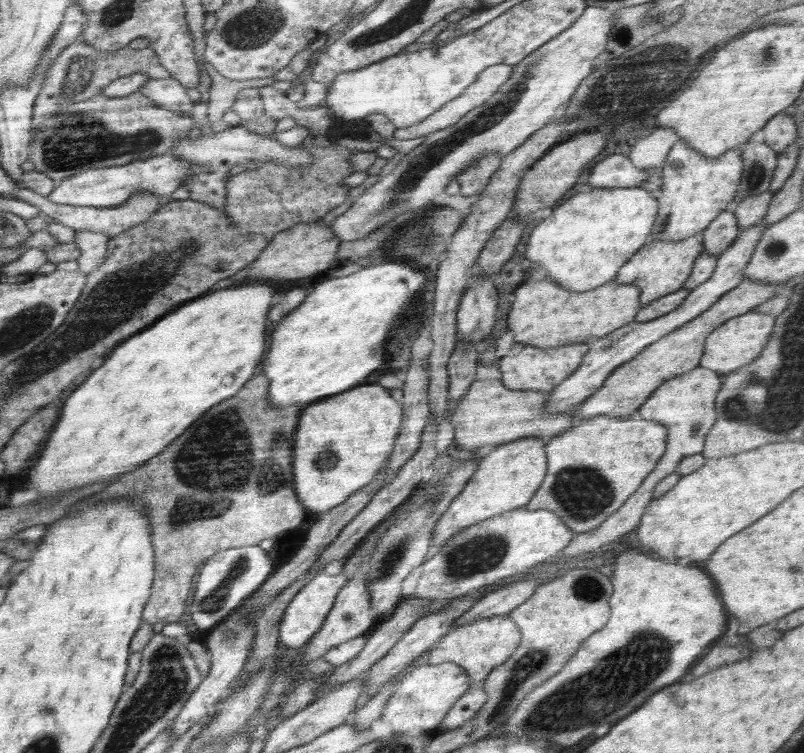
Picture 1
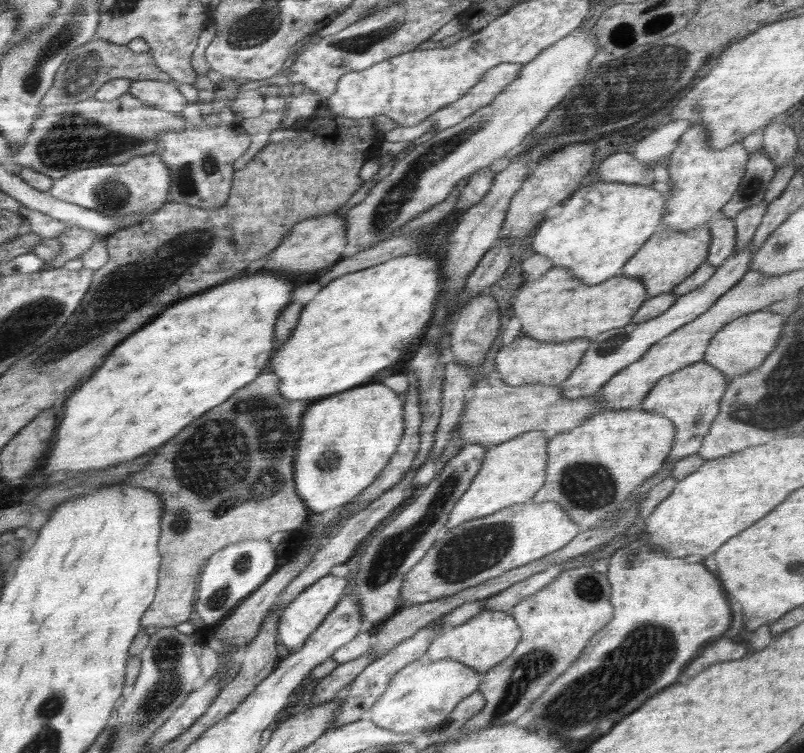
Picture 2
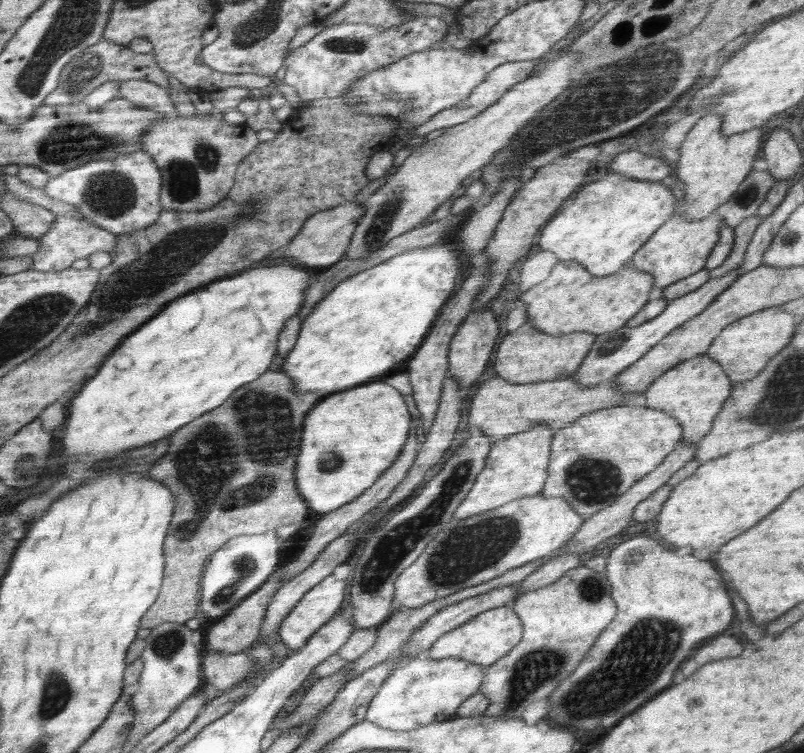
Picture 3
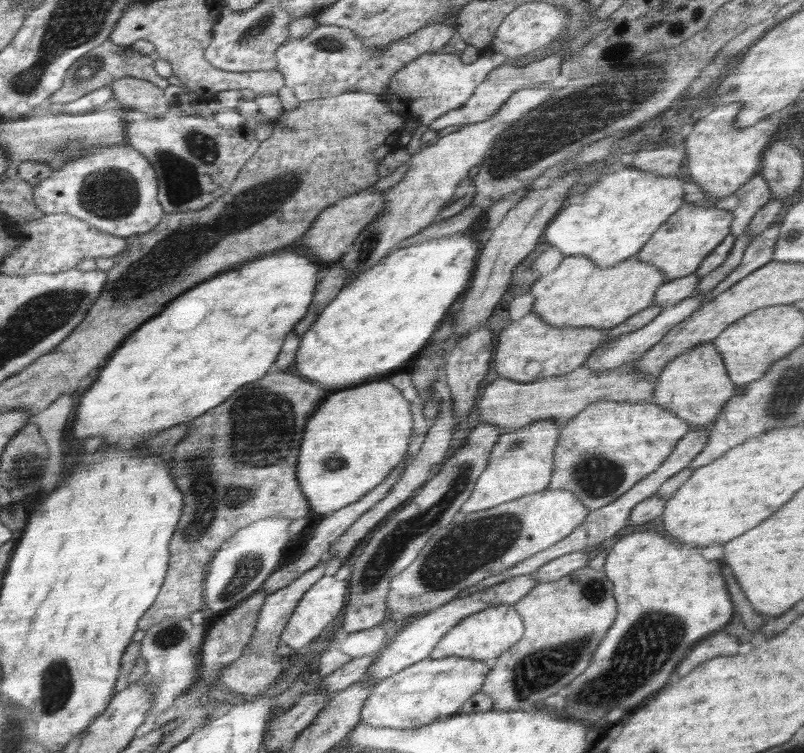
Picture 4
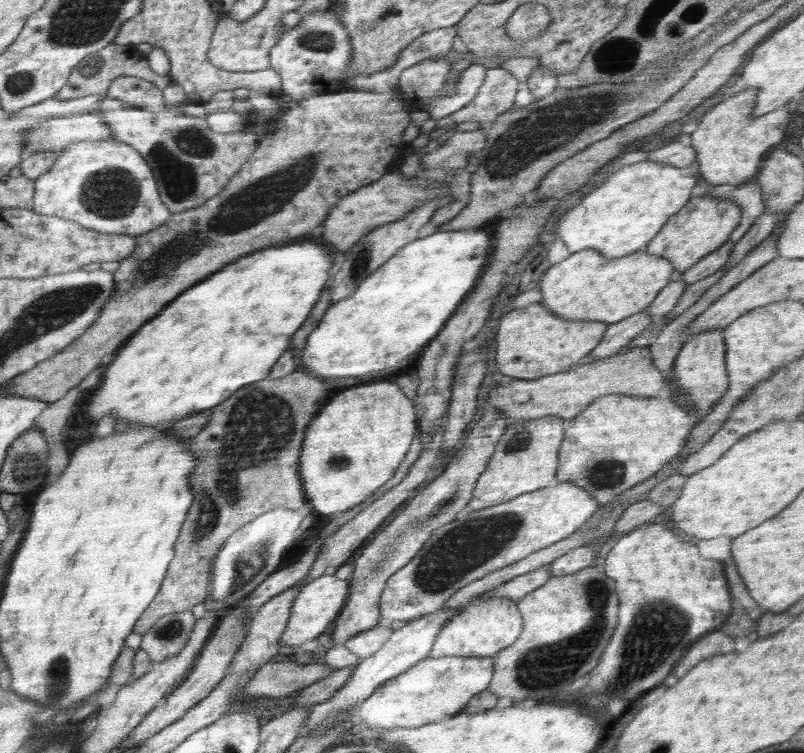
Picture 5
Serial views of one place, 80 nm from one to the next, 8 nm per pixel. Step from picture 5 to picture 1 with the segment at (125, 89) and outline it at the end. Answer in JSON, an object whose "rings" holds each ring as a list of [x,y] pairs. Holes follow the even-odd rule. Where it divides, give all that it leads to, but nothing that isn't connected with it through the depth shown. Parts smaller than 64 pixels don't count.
{"rings":[[[174,77],[166,80],[151,79],[138,91],[138,94],[148,96],[159,107],[170,109],[183,115],[191,115],[196,105],[188,95],[187,89],[179,84]]]}

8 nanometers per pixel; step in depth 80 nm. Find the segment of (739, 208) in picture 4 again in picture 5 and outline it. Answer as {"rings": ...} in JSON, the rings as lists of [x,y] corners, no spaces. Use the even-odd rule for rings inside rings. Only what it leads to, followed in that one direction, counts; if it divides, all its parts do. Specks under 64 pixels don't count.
{"rings":[[[757,183],[745,184],[738,189],[726,189],[723,190],[719,186],[700,186],[695,187],[693,196],[705,195],[705,196],[720,196],[725,200],[731,200],[740,205],[742,209],[742,218],[740,218],[738,226],[732,231],[729,236],[730,240],[735,243],[739,238],[742,238],[748,229],[755,223],[755,220],[760,218],[765,212],[765,202],[761,193],[761,188]]]}

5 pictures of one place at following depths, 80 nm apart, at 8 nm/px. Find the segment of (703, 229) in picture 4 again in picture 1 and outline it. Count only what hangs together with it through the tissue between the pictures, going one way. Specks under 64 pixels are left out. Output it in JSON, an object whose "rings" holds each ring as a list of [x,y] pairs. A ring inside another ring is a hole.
{"rings":[[[702,231],[686,240],[654,240],[651,236],[636,251],[614,278],[615,284],[634,284],[640,289],[640,306],[648,306],[653,300],[676,292],[690,276],[696,257],[704,251]]]}

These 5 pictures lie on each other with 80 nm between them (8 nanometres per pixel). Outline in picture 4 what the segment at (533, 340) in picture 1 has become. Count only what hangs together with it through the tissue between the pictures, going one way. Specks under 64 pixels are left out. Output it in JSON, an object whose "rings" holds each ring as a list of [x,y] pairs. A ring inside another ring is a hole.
{"rings":[[[583,254],[572,255],[530,288],[534,296],[531,312],[535,312],[550,326],[591,326],[607,332],[627,318],[653,304],[658,287],[664,283],[664,273],[633,255],[612,268],[600,268]]]}

